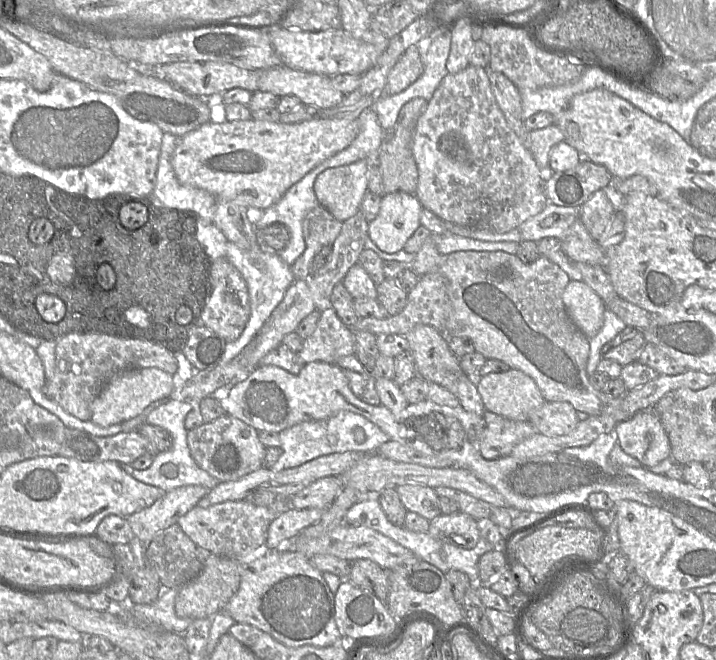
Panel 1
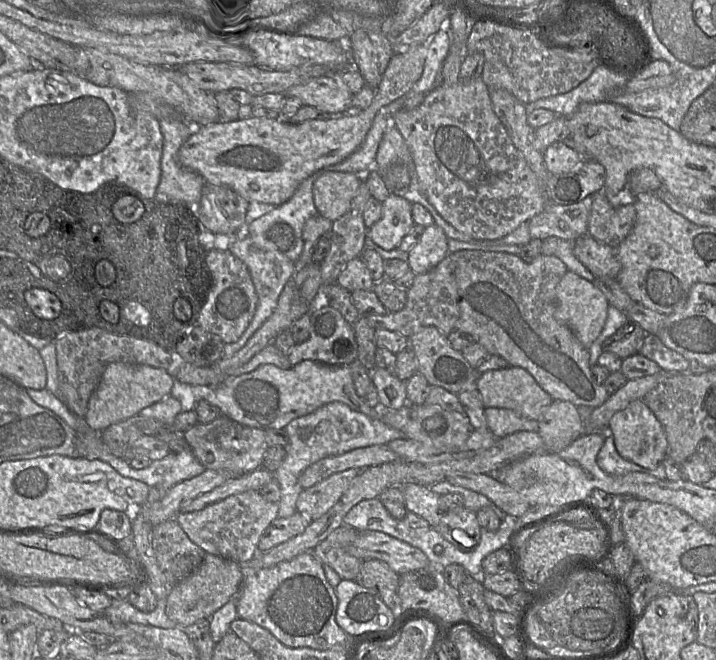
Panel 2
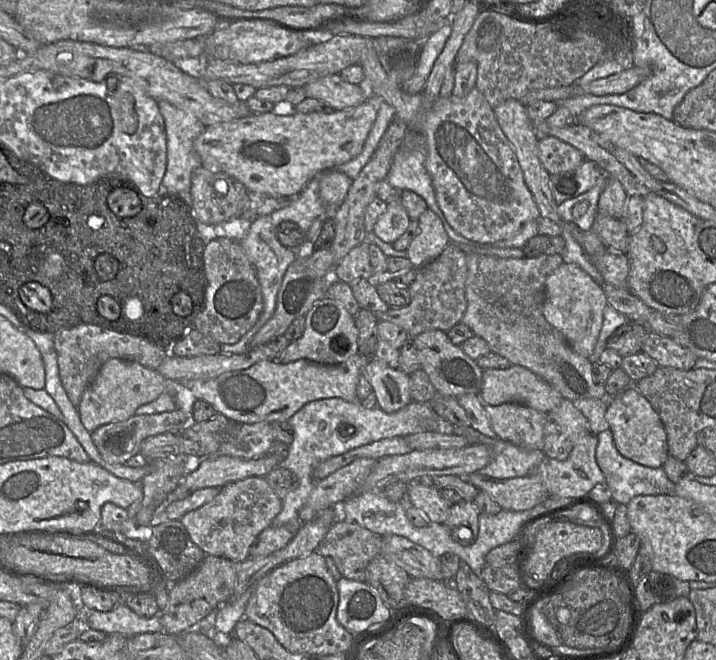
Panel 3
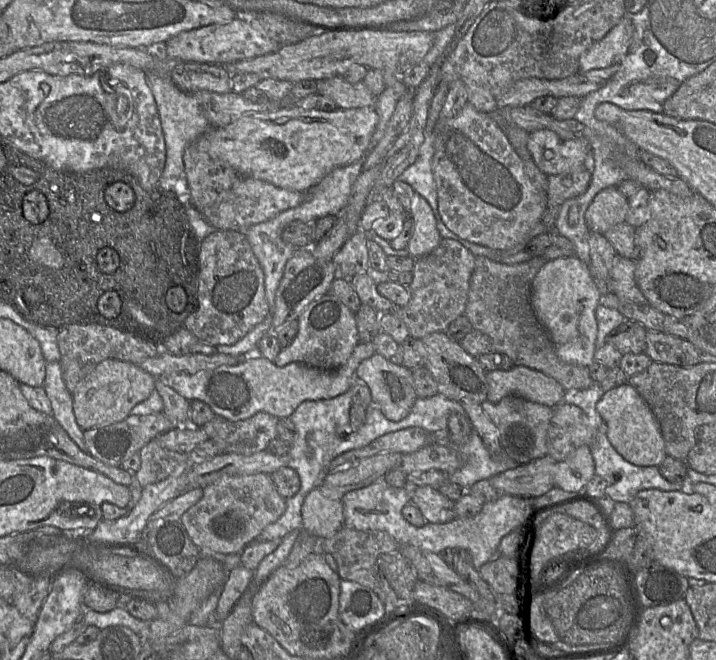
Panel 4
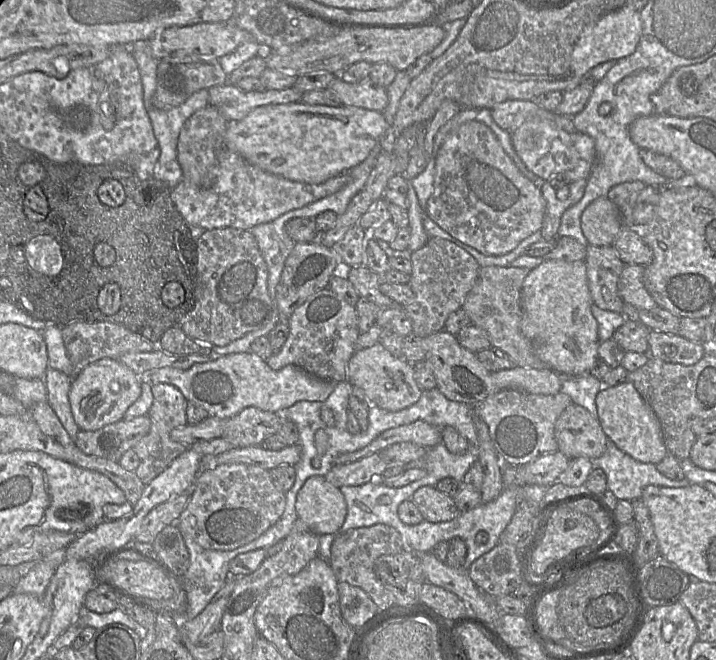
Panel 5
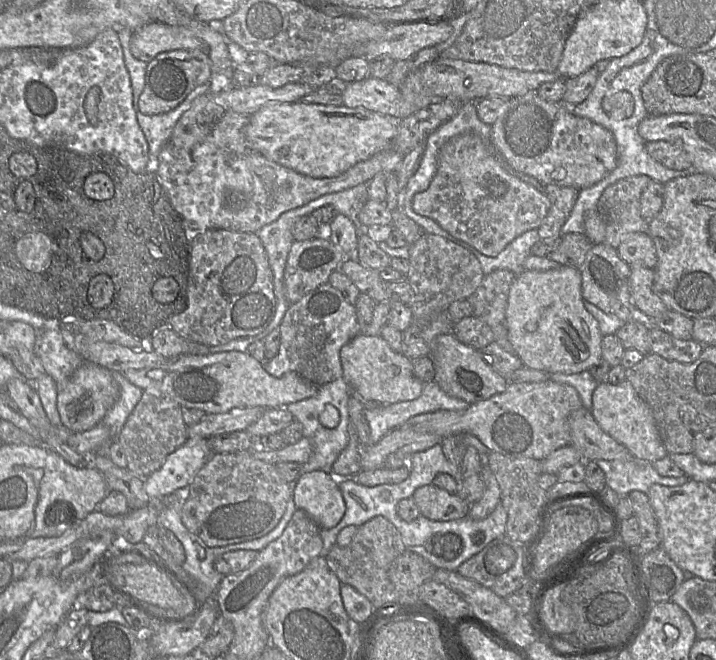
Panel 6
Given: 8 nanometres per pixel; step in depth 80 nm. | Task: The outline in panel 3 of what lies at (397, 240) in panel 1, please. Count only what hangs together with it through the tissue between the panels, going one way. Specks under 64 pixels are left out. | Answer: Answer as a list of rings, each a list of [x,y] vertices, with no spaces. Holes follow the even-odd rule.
[[[400,199],[387,204],[386,212],[381,215],[372,232],[382,241],[393,244],[407,230],[410,217]]]

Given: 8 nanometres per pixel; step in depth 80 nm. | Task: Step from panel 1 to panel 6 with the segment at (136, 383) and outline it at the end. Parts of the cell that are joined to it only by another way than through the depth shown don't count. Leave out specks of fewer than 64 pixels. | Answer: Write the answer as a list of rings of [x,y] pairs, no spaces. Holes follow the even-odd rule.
[[[84,362],[58,388],[57,410],[62,425],[71,432],[83,432],[101,423],[107,411],[115,403],[119,387],[108,368],[92,362]]]

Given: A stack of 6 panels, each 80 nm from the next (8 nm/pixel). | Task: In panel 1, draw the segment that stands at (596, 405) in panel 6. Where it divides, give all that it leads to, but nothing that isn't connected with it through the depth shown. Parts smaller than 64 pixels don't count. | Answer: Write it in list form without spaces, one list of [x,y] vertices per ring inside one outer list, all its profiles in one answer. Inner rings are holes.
[[[642,410],[615,426],[617,442],[629,456],[646,466],[656,466],[671,455],[669,438],[653,410]]]

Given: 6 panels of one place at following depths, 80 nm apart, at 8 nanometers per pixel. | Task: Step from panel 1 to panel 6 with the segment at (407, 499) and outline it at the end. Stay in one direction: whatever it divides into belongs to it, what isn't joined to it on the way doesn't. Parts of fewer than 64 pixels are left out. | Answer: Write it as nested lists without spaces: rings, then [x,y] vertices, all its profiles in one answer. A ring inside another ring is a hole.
[[[433,484],[417,488],[412,499],[420,514],[433,521],[450,521],[465,517],[471,504]]]

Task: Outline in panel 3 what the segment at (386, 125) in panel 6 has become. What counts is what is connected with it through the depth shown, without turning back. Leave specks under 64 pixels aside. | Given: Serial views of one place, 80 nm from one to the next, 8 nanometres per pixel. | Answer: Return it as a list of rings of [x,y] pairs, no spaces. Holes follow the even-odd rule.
[[[373,96],[362,104],[332,114],[249,114],[206,127],[195,141],[201,165],[237,179],[249,192],[270,197],[295,197],[322,171],[356,157],[364,146],[384,100]]]

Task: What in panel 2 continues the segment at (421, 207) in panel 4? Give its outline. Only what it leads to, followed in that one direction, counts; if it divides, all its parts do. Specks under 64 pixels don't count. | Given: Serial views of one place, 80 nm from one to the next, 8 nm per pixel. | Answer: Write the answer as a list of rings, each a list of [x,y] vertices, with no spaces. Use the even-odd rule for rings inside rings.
[[[437,224],[425,227],[420,241],[408,252],[410,269],[423,274],[438,265],[448,254],[448,238]]]

